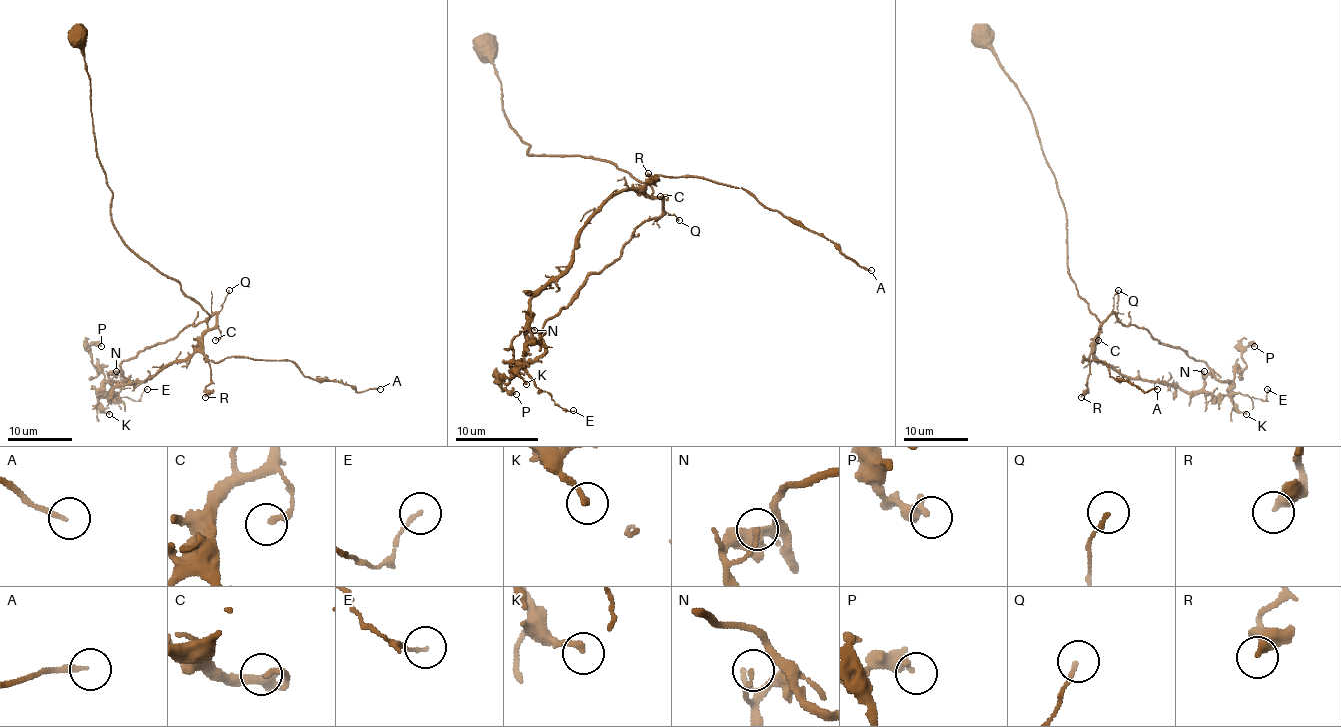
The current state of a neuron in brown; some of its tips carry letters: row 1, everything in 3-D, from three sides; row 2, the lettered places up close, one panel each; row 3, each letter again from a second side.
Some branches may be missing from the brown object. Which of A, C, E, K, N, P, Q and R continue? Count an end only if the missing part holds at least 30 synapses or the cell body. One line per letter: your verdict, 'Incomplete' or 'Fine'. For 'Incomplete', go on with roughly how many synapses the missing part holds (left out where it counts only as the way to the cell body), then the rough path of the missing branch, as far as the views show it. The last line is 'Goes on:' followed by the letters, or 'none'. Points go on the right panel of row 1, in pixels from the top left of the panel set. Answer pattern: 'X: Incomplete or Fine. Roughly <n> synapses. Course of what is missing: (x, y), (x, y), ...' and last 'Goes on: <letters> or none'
A: Fine
C: Fine
E: Fine
K: Fine
N: Fine
P: Fine
Q: Fine
R: Fine
Goes on: none

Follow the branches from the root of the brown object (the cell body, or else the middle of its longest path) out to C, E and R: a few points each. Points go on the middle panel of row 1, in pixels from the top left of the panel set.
C: (485, 49), (528, 154), (608, 161), (644, 181), (652, 198), (668, 196), (660, 196)
E: (485, 49), (528, 154), (608, 161), (652, 189), (602, 206), (511, 342), (534, 384), (573, 410)
R: (485, 49), (528, 154), (608, 161), (644, 181), (650, 198), (648, 173)

